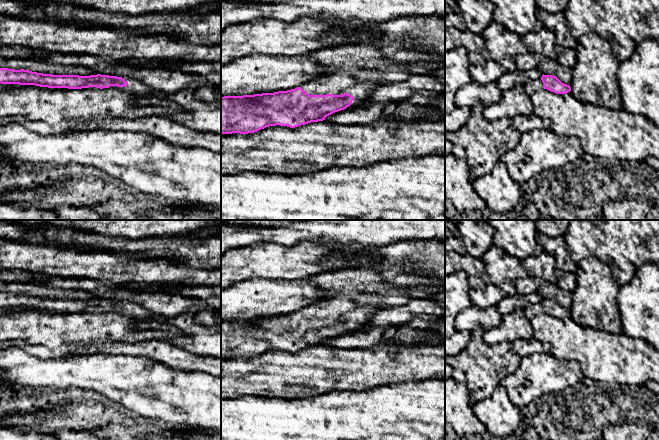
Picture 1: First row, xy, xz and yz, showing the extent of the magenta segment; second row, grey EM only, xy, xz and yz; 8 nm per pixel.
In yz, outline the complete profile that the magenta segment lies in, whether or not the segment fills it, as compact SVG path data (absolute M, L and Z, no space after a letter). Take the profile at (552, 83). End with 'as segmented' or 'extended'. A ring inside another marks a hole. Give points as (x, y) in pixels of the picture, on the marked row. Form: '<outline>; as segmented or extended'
M544 74L538 80L526 81L523 86L528 95L532 95L542 88L556 94L566 94L571 91L570 85L562 83L556 76Z; extended

